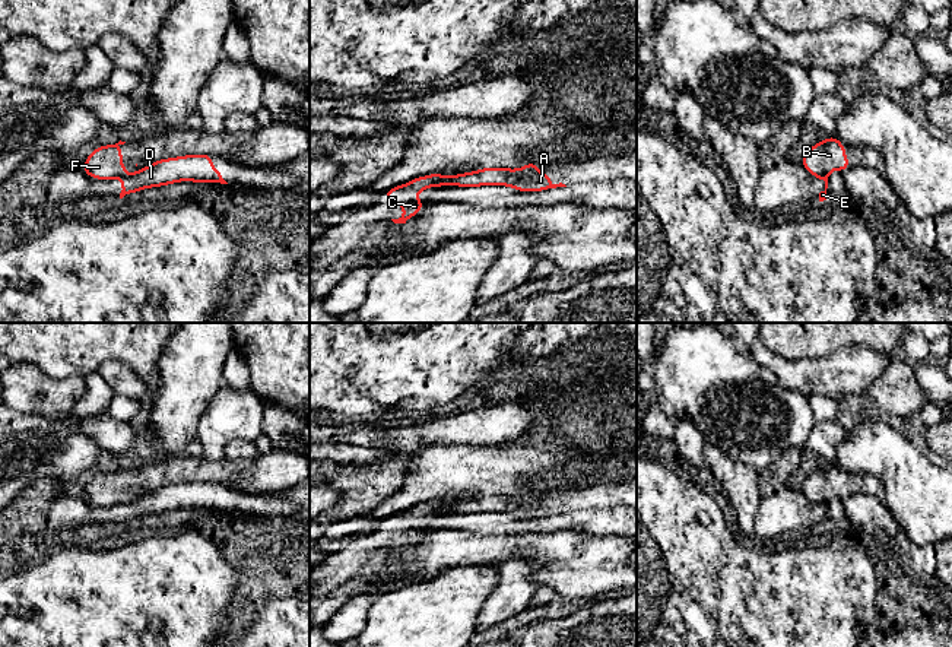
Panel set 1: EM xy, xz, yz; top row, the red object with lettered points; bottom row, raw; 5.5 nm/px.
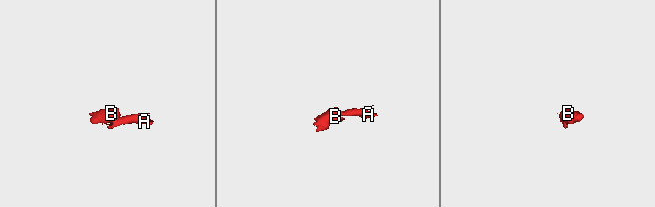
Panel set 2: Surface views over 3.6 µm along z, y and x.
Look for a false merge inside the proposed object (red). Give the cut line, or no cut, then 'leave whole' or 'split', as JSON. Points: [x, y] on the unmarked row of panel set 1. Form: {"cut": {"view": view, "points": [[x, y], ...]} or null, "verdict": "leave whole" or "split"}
{"cut": {"view": "xy", "points": [[126, 501], [117, 504]]}, "verdict": "split"}

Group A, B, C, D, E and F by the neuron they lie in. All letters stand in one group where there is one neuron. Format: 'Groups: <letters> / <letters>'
Groups: A D E / B C F

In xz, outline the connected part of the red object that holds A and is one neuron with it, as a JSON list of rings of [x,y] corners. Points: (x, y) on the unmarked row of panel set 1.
[[[529,489],[520,497],[507,495],[483,495],[475,499],[464,499],[460,502],[448,502],[442,507],[441,513],[491,513],[501,511],[514,514],[520,518],[540,518],[556,514],[567,514],[565,511],[552,511],[548,499],[540,499],[536,491]]]

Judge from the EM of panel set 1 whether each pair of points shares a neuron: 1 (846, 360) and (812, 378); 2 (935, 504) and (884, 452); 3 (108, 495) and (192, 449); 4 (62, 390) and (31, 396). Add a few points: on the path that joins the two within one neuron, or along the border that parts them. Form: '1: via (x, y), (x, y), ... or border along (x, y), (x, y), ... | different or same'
1: via (837, 368), (828, 377), (821, 377) | same
2: via (922, 491), (897, 463) | same
3: border along (187, 453), (200, 459) | different
4: via (54, 393), (41, 393), (38, 396) | same

